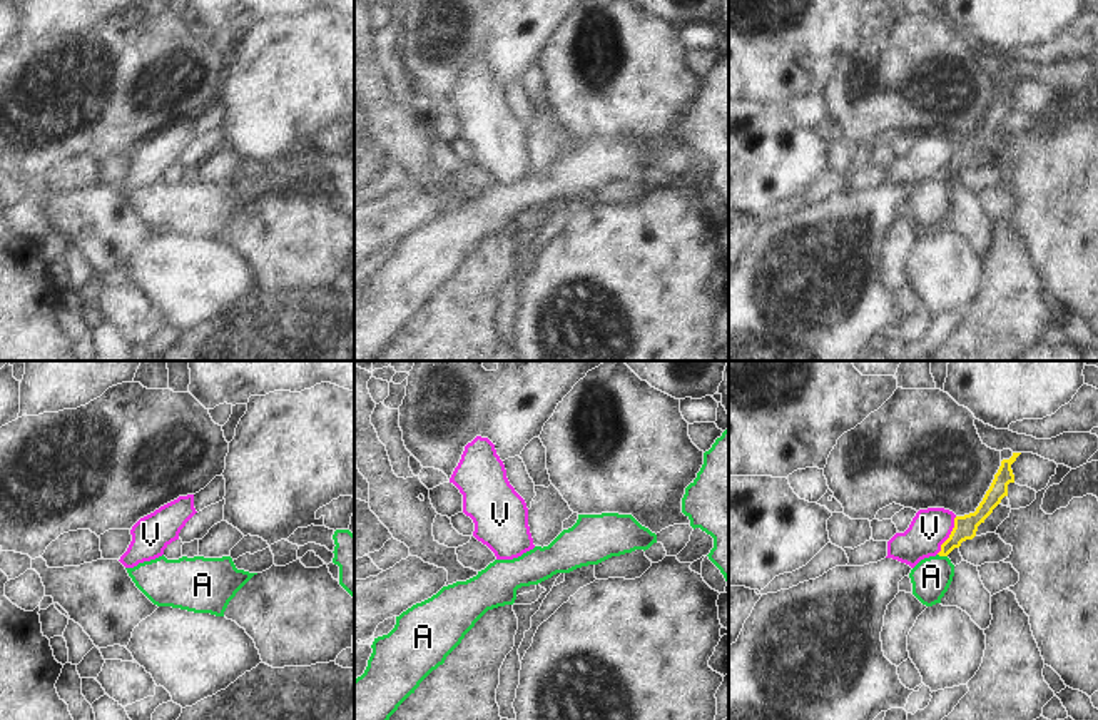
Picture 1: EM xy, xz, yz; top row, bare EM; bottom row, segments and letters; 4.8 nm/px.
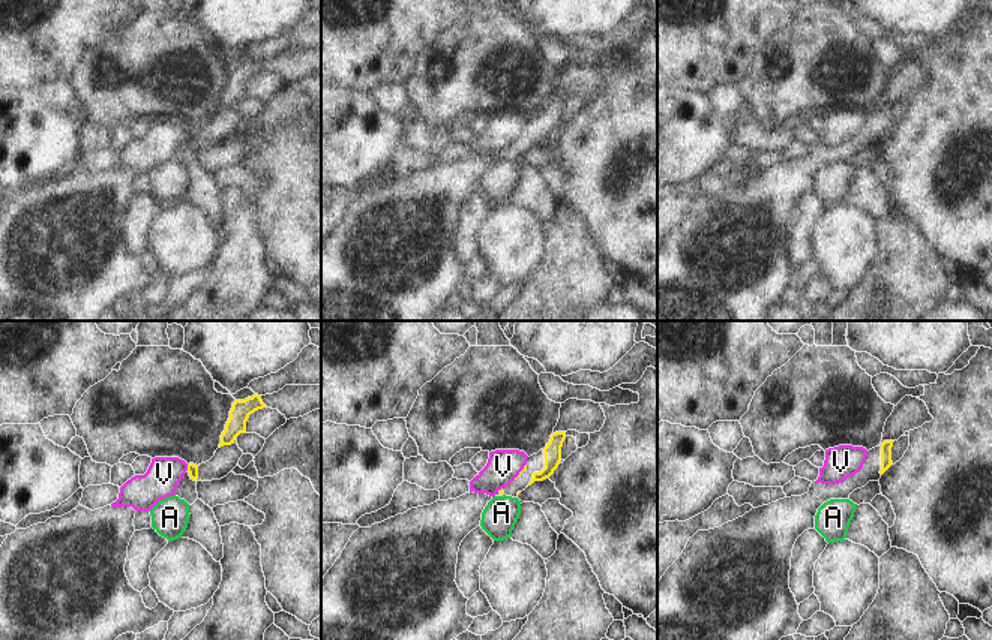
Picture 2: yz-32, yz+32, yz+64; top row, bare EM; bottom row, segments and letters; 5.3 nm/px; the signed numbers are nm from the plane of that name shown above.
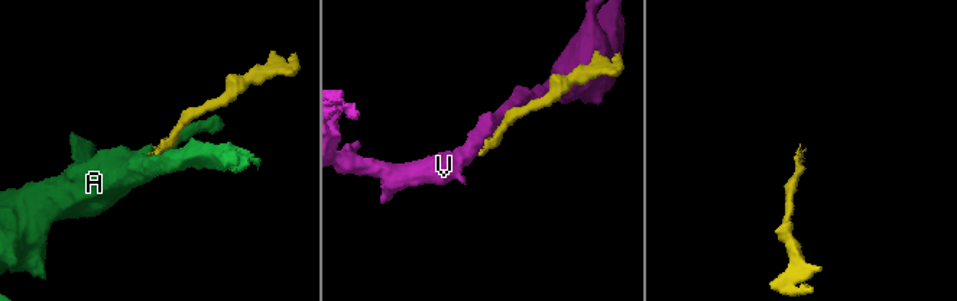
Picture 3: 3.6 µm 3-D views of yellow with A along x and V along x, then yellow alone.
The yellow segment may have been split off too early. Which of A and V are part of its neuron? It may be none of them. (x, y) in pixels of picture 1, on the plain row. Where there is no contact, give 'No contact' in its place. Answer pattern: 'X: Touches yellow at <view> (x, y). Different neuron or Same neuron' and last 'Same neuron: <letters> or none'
A: Touches yellow at yz (943, 181). Different neuron
V: Touches yellow at yz (950, 161). Different neuron
Same neuron: none.

